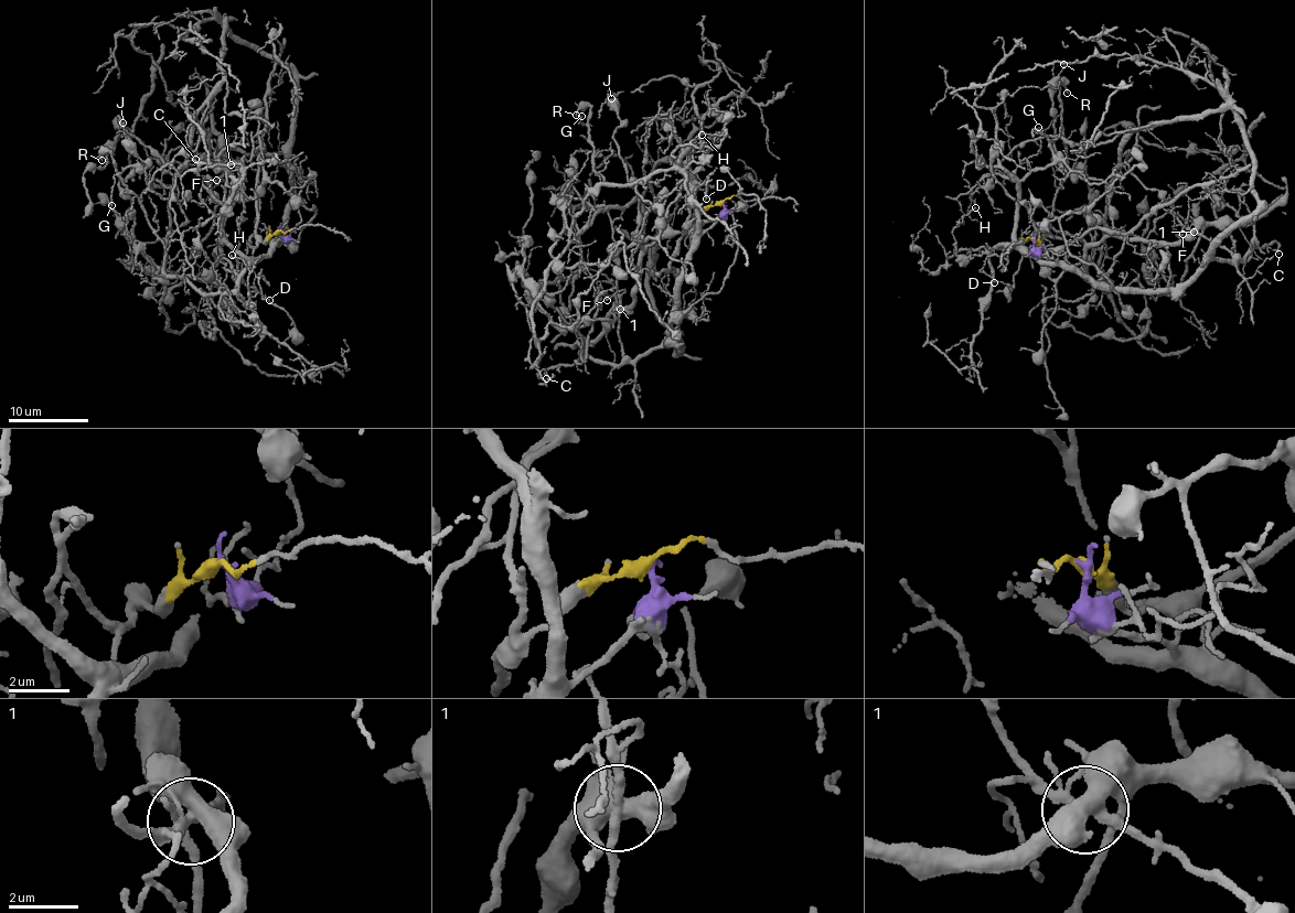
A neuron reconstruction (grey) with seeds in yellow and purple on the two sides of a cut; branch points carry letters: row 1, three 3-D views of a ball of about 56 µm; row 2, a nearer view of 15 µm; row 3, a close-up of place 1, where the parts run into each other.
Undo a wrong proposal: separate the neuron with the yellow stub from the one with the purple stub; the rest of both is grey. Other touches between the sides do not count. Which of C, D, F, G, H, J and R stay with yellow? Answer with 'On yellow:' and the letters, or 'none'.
On yellow: J

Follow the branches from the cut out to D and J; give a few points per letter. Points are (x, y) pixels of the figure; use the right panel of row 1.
D: (1033, 239), (1039, 254), (1057, 259), (1027, 256), (1007, 246), (984, 262), (982, 268), (994, 283)
J: (1033, 239), (1049, 251), (1099, 221), (1112, 227), (1103, 181), (1067, 174), (1055, 147), (1053, 90), (1065, 64)

